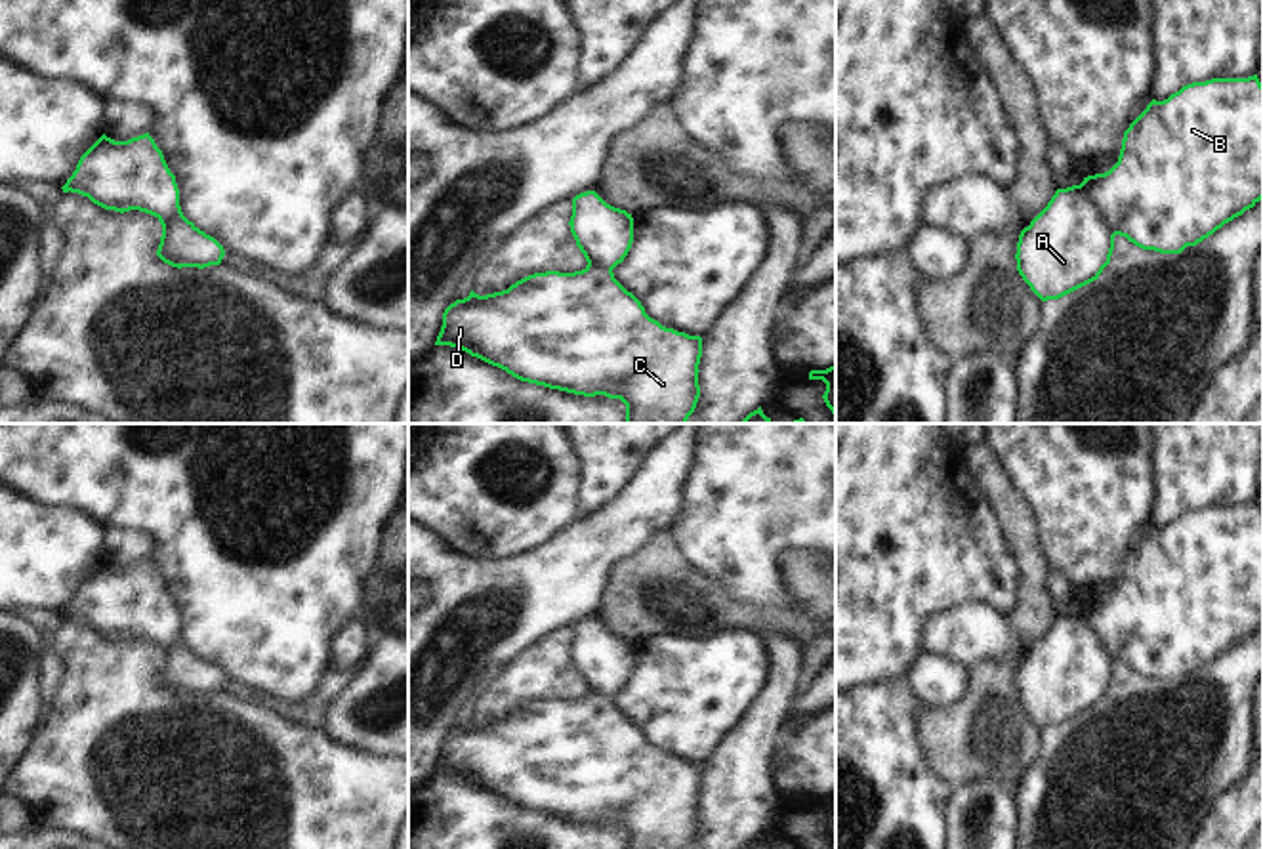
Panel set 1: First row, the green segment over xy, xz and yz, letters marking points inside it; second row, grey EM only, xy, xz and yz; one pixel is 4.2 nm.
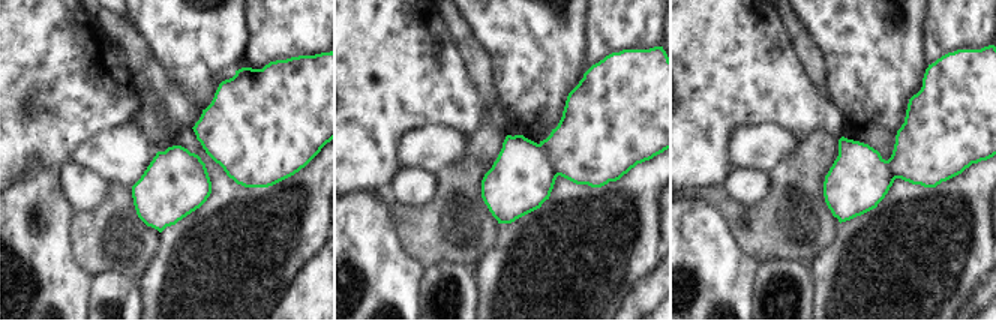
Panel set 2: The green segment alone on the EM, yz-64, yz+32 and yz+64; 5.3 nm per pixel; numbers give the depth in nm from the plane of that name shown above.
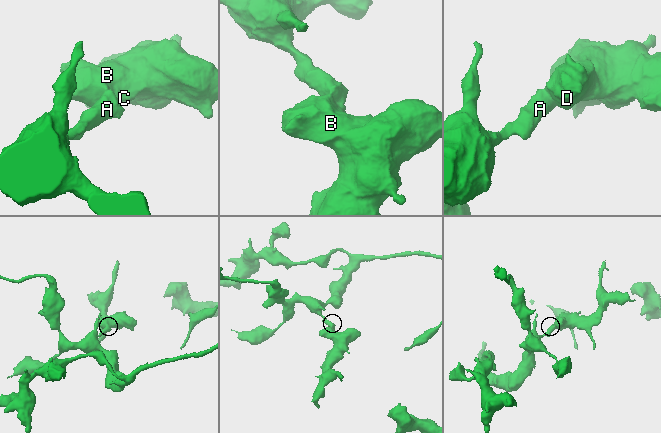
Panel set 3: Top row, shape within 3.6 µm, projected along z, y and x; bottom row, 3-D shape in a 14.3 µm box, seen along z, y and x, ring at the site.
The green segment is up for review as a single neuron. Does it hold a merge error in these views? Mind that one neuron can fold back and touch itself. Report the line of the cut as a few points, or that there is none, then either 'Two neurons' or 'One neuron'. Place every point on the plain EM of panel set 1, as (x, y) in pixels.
Split along yz (1078, 613), (1092, 624), (1117, 661). Two neurons.

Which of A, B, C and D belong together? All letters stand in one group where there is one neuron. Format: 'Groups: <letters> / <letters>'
Groups: A / B C D.

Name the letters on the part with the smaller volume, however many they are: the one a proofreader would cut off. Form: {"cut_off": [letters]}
{"cut_off": ["B", "C", "D"]}

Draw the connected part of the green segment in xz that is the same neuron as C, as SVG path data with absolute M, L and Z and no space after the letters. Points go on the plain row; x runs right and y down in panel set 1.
M590 691L574 700L534 700L507 717L487 723L471 717L467 725L445 736L435 773L462 777L521 809L584 824L620 826L626 832L626 849L687 849L700 824L702 765L662 754L645 740L641 729L614 706L612 698Z

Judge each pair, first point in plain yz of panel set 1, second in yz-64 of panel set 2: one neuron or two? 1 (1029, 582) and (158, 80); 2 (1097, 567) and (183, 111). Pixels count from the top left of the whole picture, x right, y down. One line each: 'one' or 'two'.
1: two
2: two

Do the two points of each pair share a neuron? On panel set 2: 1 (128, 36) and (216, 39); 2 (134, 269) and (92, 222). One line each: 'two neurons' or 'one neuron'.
1: two neurons
2: one neuron

